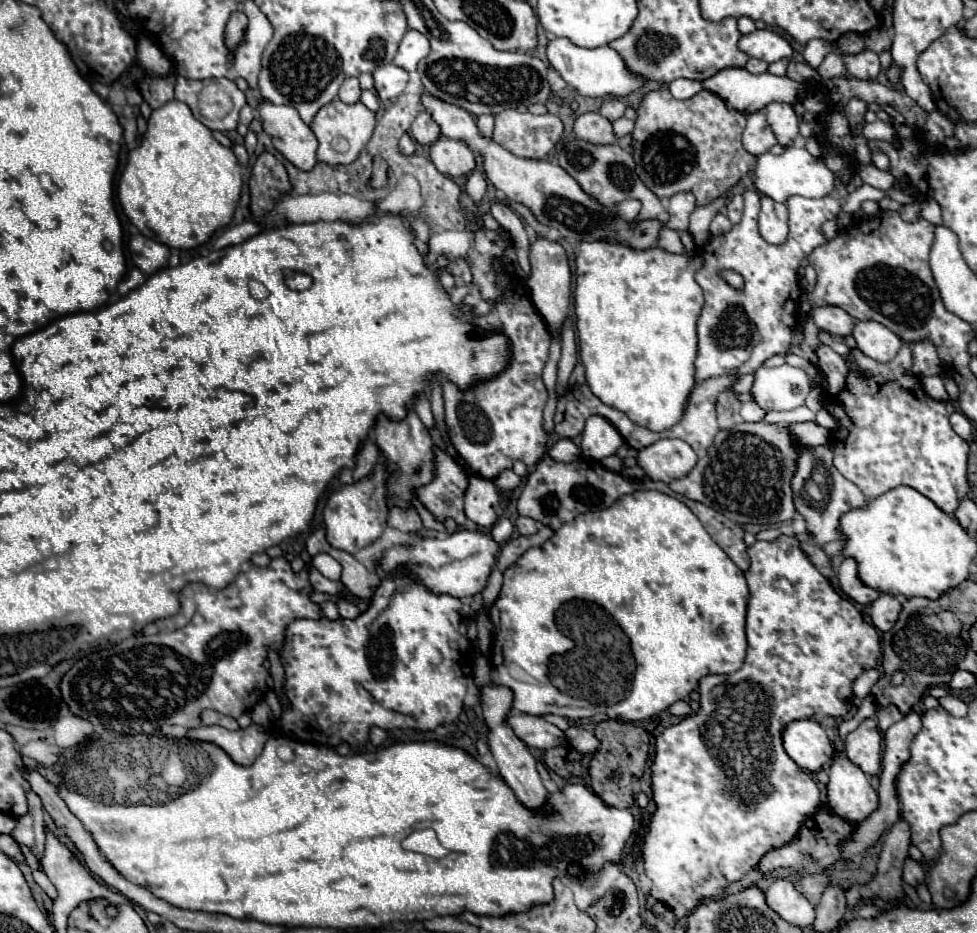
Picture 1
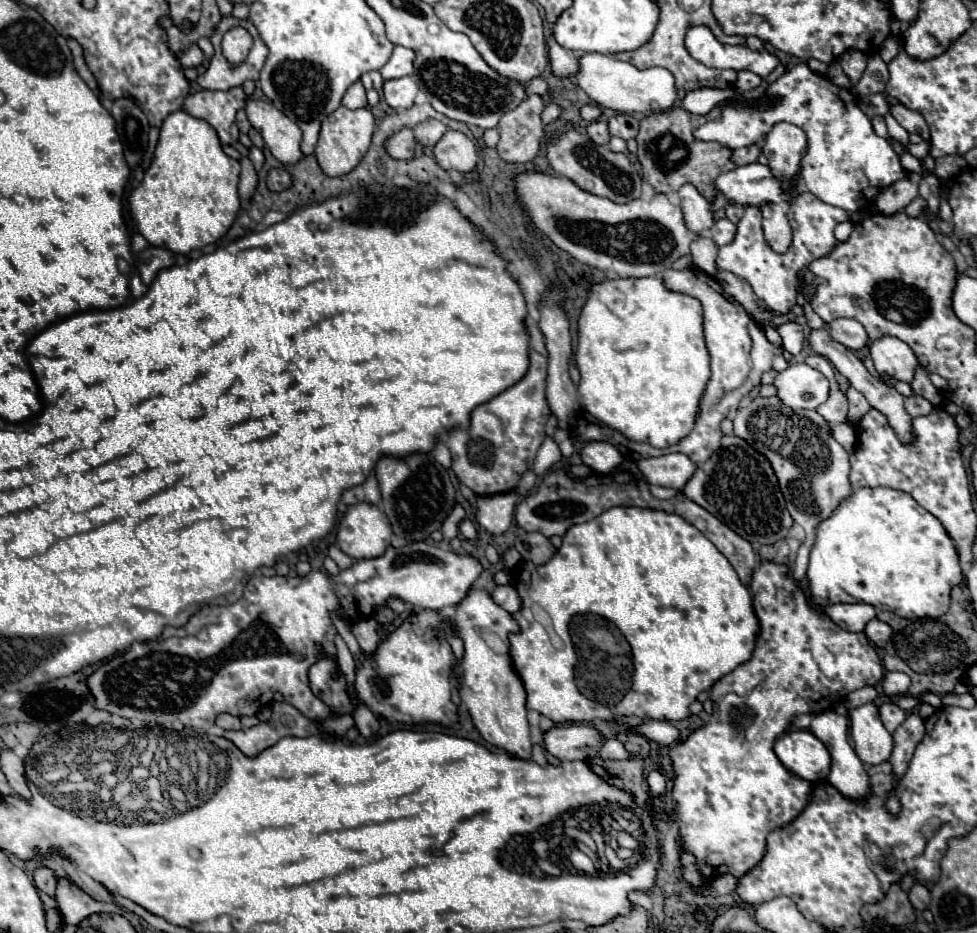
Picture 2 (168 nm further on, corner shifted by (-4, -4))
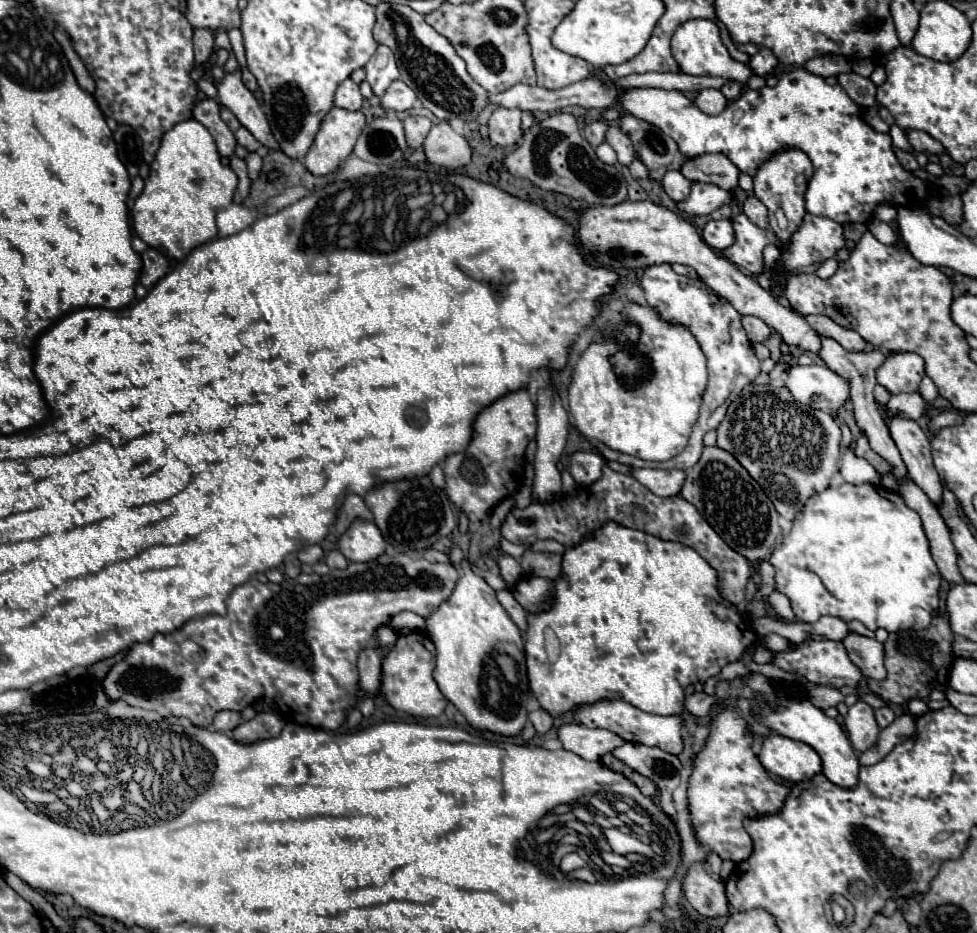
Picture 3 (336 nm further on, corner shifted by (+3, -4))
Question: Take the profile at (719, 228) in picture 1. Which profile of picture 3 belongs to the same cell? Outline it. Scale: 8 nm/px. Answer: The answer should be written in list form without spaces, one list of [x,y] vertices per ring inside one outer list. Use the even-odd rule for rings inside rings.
[[[729,219],[709,221],[709,223],[703,227],[703,241],[705,241],[711,249],[715,249],[715,251],[721,251],[721,249],[729,247],[729,245],[735,241],[731,221],[729,221]]]

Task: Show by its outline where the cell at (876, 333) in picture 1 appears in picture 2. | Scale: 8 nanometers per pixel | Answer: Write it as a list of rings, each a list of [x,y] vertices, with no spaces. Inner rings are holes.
[[[880,337],[868,347],[878,373],[890,375],[896,381],[912,383],[914,373],[918,369],[918,357],[904,341],[896,337]]]

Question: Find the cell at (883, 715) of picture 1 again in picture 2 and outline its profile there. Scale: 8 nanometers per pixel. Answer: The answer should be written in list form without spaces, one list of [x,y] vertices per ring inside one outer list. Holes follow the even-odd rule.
[[[884,703],[884,705],[880,707],[880,717],[882,717],[884,727],[892,733],[892,731],[906,719],[906,713],[904,713],[900,707],[896,707],[894,703]]]

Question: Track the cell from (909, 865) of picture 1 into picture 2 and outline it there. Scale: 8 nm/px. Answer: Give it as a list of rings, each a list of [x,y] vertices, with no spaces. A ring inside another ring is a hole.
[[[916,883],[916,885],[910,889],[908,897],[910,897],[910,903],[912,903],[912,907],[914,907],[916,911],[924,911],[924,909],[930,905],[930,893],[928,893],[928,889],[926,889],[924,885],[920,885],[920,883]]]

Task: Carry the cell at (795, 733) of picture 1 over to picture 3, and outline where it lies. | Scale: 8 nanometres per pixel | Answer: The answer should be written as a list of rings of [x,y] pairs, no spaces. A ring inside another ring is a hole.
[[[771,735],[763,741],[759,761],[769,773],[791,783],[799,783],[821,773],[821,757],[817,751],[807,743],[783,735]]]

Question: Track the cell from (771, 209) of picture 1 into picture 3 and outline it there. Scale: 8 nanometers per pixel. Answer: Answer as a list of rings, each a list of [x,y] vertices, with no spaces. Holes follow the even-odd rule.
[[[747,197],[747,201],[743,203],[743,213],[761,229],[769,227],[769,219],[767,219],[767,207],[755,199],[755,197]]]

